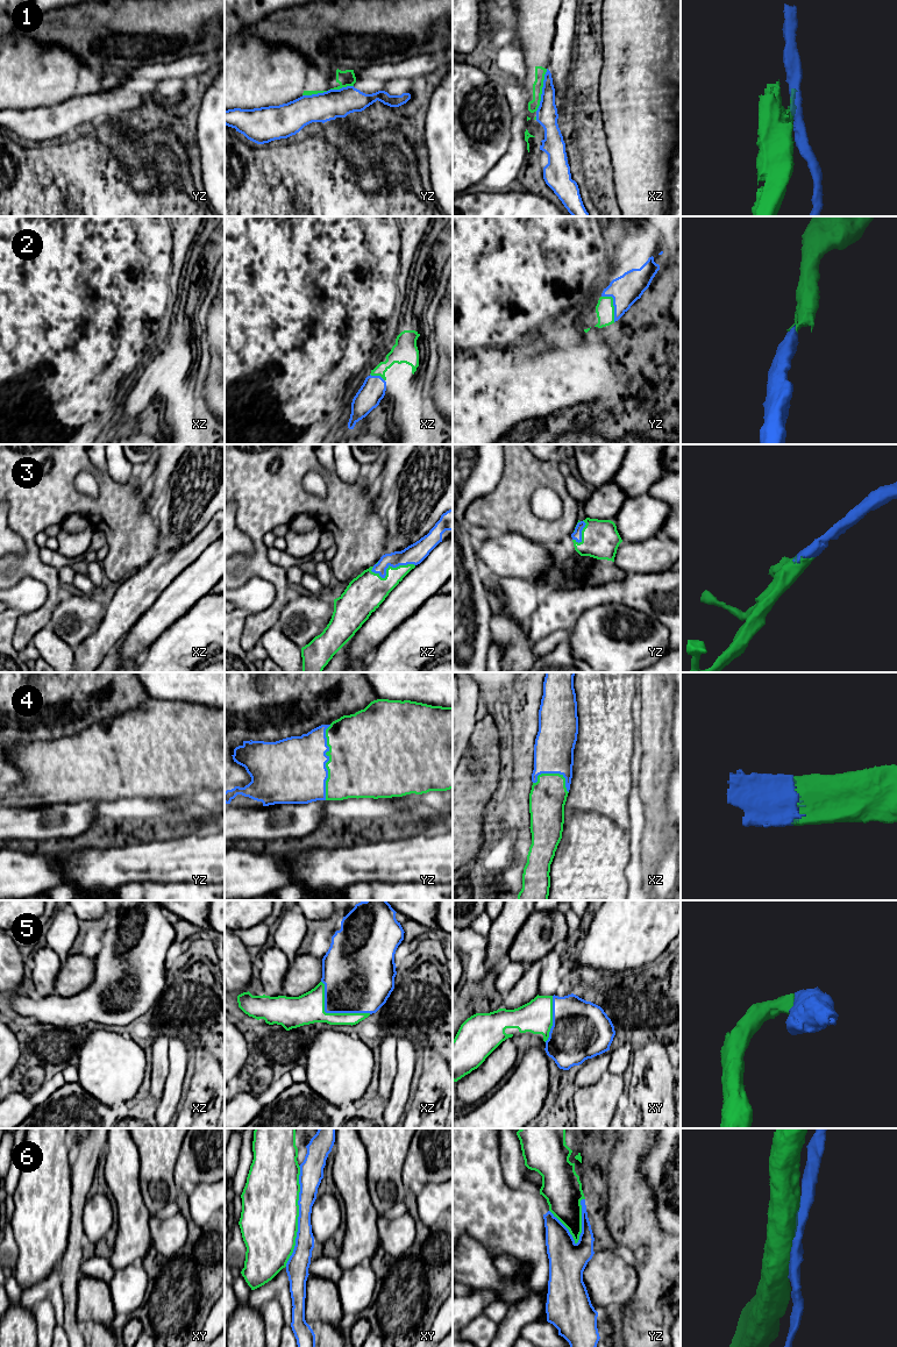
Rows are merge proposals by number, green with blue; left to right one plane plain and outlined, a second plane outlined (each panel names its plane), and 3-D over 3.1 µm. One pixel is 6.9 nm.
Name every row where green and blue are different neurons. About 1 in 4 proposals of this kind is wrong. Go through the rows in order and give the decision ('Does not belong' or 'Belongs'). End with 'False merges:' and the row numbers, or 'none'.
1: Does not belong
2: Belongs
3: Belongs
4: Belongs
5: Belongs
6: Does not belong
False merges: 1, 6

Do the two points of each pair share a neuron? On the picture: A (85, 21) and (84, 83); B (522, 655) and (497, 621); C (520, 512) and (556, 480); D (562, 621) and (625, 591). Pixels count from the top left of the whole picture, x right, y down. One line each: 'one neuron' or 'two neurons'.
A: two neurons
B: one neuron
C: one neuron
D: one neuron

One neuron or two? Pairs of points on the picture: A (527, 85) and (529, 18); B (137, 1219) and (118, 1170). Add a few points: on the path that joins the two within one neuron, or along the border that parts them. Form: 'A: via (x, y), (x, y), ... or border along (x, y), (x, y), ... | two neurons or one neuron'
A: via (532, 69), (532, 34) | one neuron
B: via (132, 1207), (123, 1182) | one neuron

